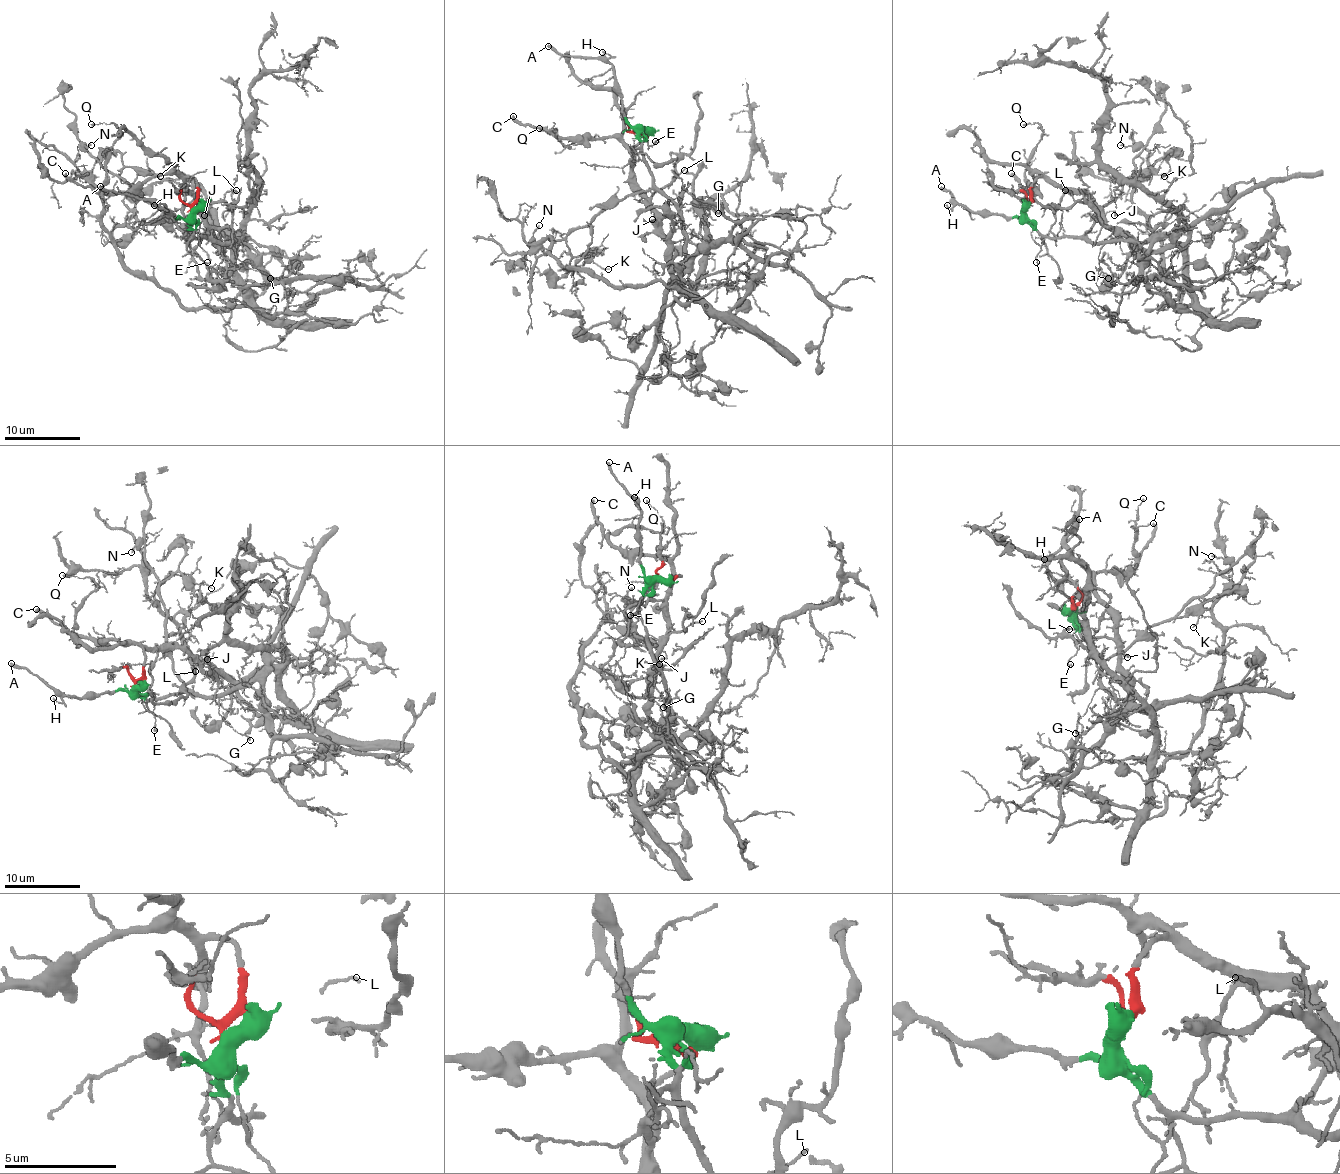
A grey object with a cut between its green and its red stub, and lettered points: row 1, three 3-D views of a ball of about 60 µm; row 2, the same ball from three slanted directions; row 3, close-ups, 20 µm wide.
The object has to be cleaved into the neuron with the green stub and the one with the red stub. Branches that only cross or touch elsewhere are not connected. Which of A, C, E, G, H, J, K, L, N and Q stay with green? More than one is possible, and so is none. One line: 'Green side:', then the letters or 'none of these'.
Green side: A, E, G, H, K, N

